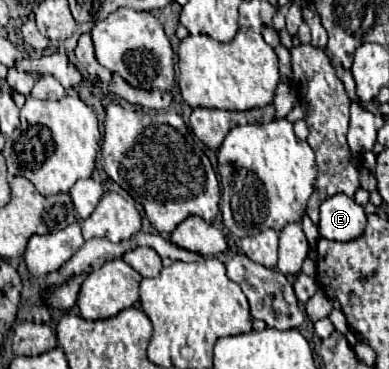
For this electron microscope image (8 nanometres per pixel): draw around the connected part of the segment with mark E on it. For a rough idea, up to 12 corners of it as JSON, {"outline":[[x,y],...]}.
{"outline":[[346,194],[320,204],[318,232],[348,242],[362,234],[366,214]]}

